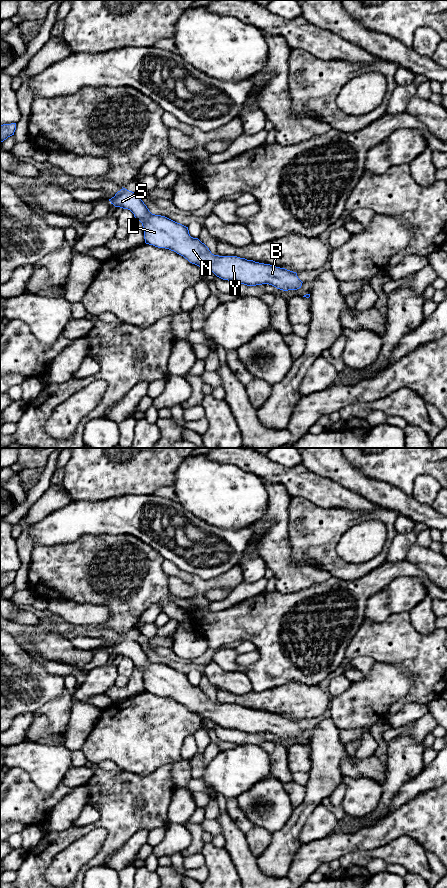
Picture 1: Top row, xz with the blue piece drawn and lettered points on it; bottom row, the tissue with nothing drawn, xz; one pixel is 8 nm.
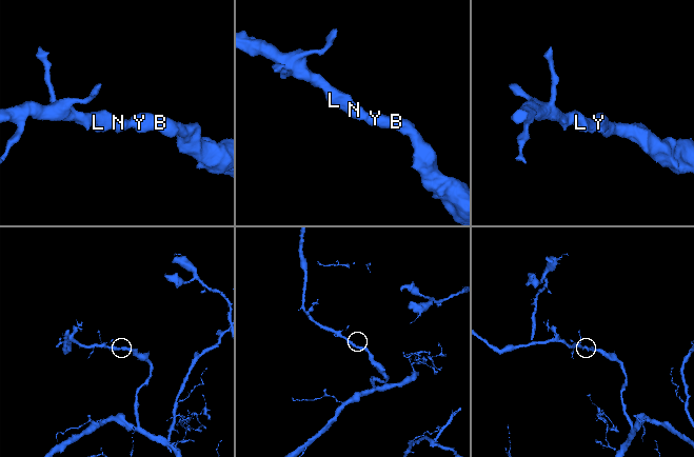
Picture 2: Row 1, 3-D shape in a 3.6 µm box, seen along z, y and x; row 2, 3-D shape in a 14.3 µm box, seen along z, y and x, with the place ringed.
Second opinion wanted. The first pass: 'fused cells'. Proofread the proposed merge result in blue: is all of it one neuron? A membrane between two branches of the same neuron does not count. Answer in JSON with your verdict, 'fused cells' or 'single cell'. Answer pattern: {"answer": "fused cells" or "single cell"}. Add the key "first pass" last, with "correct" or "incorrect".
{"answer": "single cell", "first pass": "incorrect"}

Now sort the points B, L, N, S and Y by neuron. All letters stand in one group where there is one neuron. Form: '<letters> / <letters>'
B L N S Y

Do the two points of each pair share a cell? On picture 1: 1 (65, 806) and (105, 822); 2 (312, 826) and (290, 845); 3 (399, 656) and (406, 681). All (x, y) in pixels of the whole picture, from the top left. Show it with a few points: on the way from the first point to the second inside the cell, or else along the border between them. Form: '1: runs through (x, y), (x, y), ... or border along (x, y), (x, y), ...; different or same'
1: border along (84, 785), (87, 791), (88, 803); different
2: border along (308, 816), (299, 834), (299, 841), (301, 843); different
3: border along (379, 661), (400, 665), (413, 677), (411, 688); different

